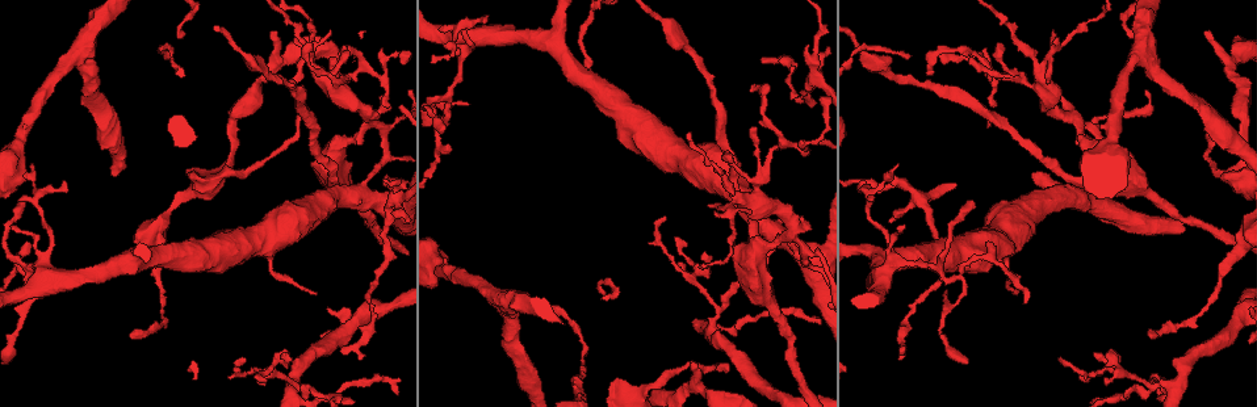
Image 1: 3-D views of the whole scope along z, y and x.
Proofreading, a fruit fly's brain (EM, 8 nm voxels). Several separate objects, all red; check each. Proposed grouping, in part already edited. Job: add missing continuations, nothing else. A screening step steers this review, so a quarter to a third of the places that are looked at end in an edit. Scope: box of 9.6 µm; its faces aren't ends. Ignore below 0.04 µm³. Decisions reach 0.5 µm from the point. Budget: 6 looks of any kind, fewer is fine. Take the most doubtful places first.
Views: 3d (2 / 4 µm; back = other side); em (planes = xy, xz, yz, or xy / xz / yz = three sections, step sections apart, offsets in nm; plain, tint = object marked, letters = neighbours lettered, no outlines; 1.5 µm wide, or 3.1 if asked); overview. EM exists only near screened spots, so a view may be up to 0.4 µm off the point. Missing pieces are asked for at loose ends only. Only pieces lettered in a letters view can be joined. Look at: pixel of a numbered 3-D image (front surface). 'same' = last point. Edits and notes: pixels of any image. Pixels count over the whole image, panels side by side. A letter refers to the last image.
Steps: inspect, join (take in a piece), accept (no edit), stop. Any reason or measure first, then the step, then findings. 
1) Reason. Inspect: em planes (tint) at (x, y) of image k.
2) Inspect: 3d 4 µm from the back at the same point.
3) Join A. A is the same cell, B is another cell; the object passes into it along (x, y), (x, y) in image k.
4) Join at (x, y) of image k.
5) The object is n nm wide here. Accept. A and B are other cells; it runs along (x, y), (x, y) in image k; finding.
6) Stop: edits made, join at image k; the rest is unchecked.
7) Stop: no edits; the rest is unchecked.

Inspect: em yz step 8 (letters) at (289, 354) of image 1.

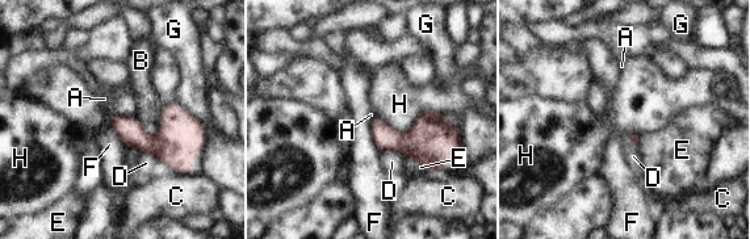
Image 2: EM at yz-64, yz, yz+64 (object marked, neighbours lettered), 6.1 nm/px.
Accept. A, B, C, D, E, F, G and H are other cells; a border runs along (443, 113), (402, 133), (374, 114) in image 2; no lettered piece goes on from it.

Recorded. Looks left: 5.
Thin end. Inspect: 3d 2 µm at (483, 22) of image 1.

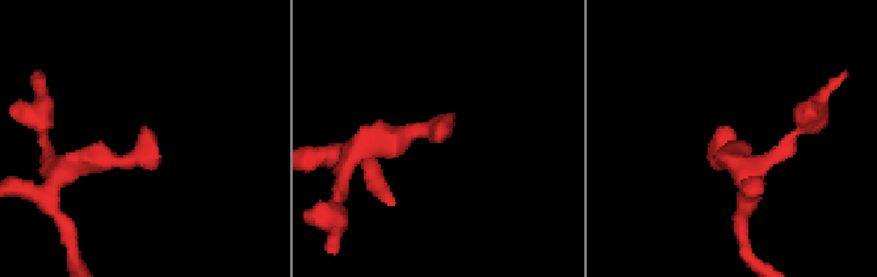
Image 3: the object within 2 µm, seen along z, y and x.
Inspect: em xz step 8 (tint) at (435, 137) of image 3.

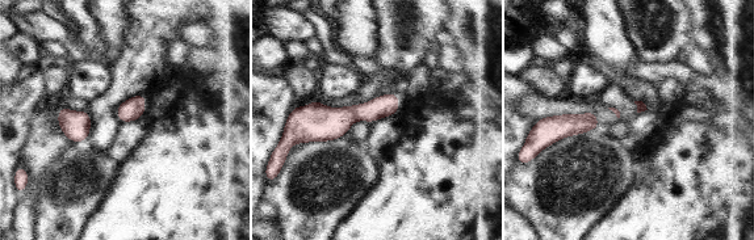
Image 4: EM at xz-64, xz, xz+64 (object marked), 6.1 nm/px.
Inspect: em planes (letters) at the same point.

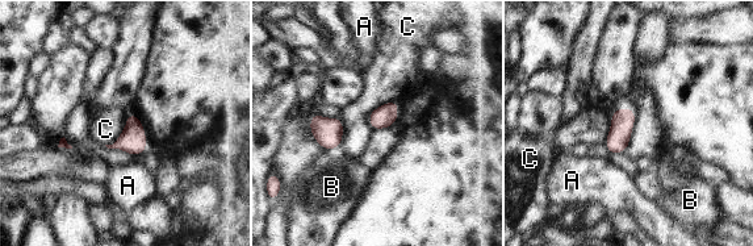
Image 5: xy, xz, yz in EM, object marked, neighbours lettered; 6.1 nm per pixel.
Accept. A, B and C are other cells; no lettered piece goes on from it.

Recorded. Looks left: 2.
Thin end. Inspect: em xz step 8 (letters) at (727, 371) of image 1.

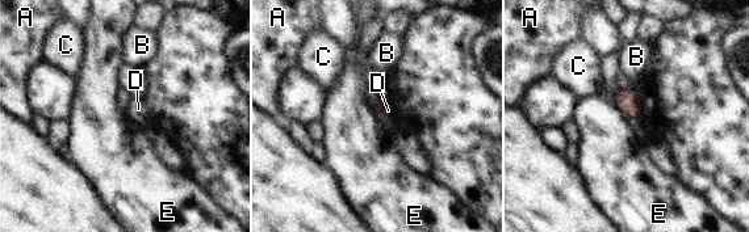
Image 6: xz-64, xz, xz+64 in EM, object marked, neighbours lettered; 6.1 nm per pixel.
Another direction. Inspect: em planes (letters) at the same point.

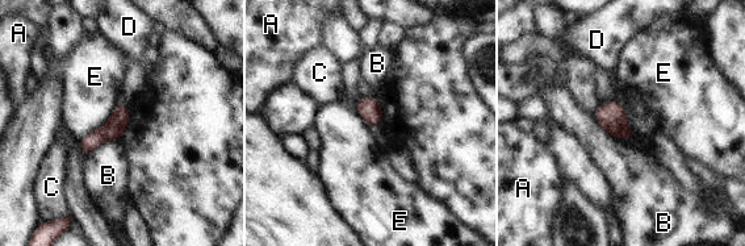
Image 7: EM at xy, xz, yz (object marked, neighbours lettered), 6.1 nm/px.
The object is 130 nm wide here. Accept. A, B, C, D and E are other cells; a border runs along (122, 101), (101, 125), (79, 138) in image 7; none of them fits.

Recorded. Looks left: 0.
Stop: no edits; the rest is unchecked.

